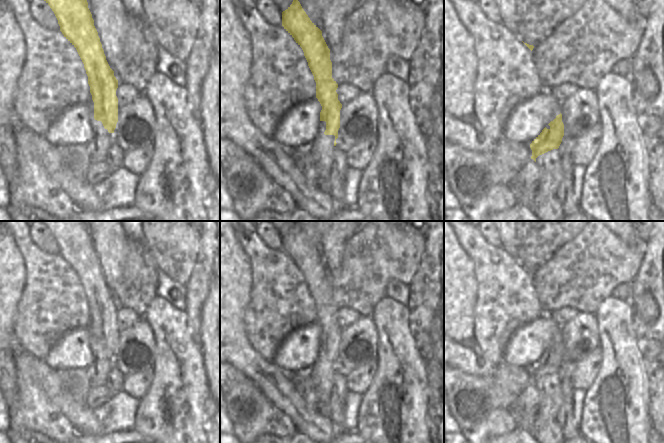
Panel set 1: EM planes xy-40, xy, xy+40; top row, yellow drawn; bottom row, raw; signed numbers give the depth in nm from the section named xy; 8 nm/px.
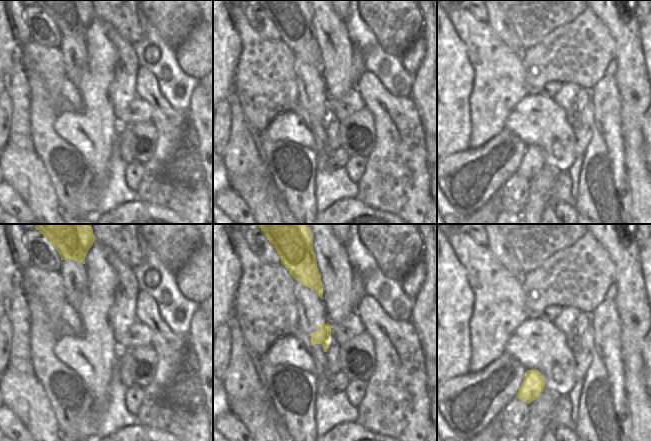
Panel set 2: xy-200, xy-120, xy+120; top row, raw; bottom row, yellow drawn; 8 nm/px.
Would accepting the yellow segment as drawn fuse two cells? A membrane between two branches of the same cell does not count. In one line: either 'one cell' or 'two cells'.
one cell

